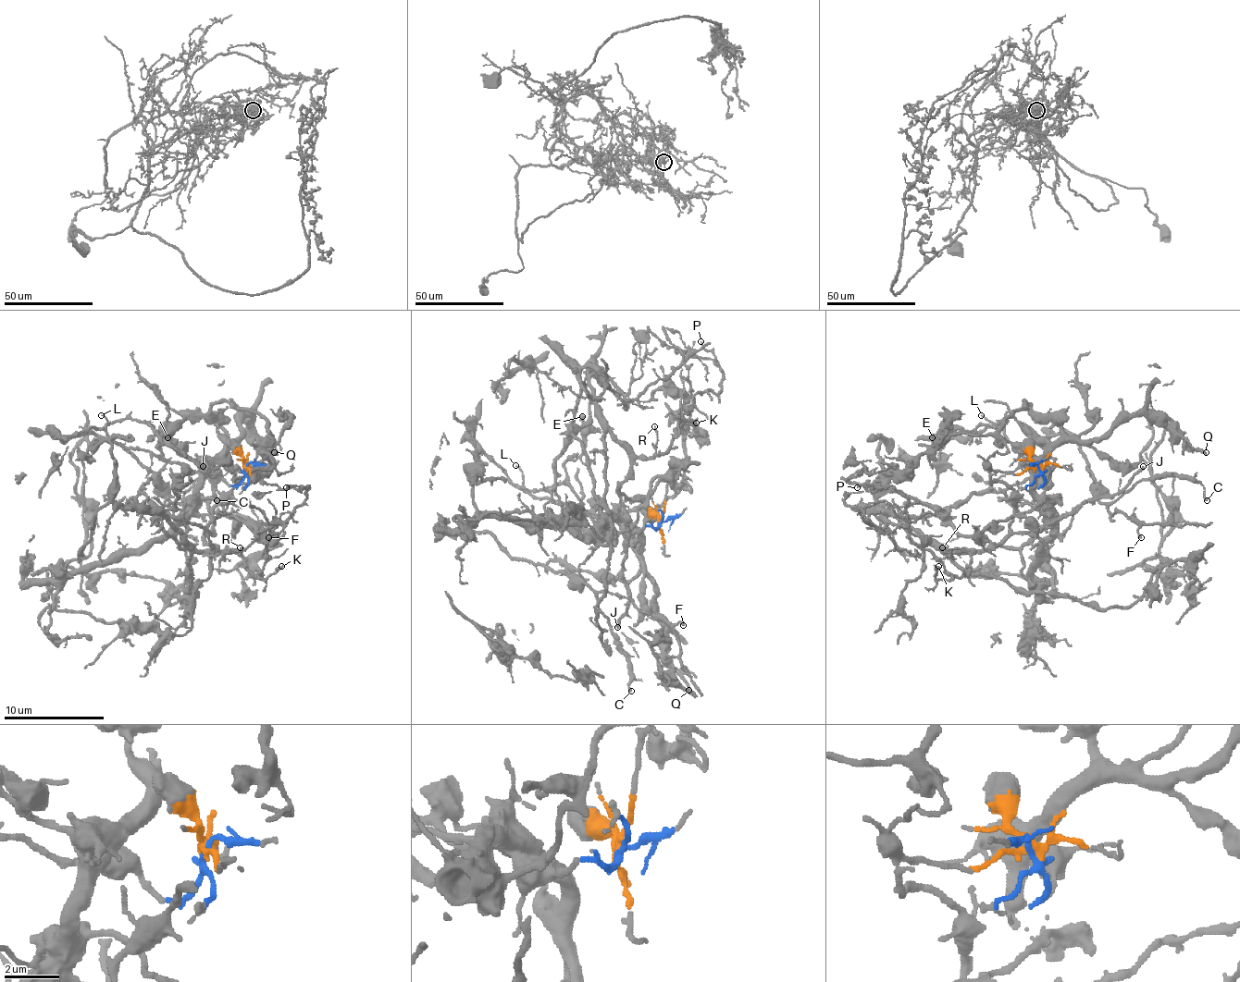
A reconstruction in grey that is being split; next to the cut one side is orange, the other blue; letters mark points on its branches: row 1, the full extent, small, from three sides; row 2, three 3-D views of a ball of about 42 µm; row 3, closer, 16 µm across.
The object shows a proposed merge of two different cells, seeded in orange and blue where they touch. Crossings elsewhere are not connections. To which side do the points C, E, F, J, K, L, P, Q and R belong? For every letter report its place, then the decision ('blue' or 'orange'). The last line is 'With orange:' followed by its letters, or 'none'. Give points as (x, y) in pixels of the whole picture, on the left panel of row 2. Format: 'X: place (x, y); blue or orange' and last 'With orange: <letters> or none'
C: place (216, 500); blue
E: place (167, 437); blue
F: place (268, 537); blue
J: place (203, 466); orange
K: place (281, 566); orange
L: place (101, 415); blue
P: place (286, 487); orange
Q: place (274, 452); blue
R: place (240, 547); orange
With orange: J, K, P, R

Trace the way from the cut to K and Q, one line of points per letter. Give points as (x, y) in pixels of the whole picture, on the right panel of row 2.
K: (1039, 468), (997, 471), (991, 483), (1011, 490), (1014, 513), (1004, 538), (948, 581), (939, 581), (939, 565)
Q: (1039, 468), (1041, 485), (1041, 463), (1059, 446), (1097, 440), (1134, 415), (1171, 425), (1207, 453)

